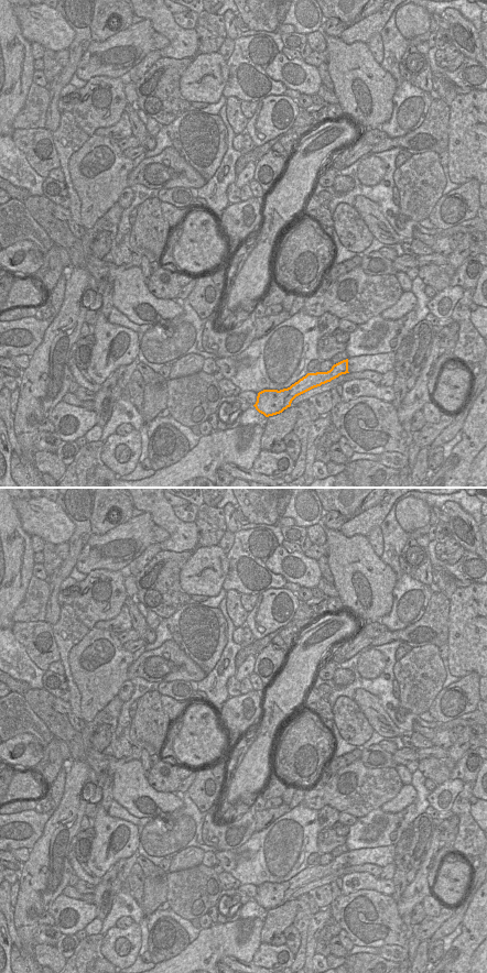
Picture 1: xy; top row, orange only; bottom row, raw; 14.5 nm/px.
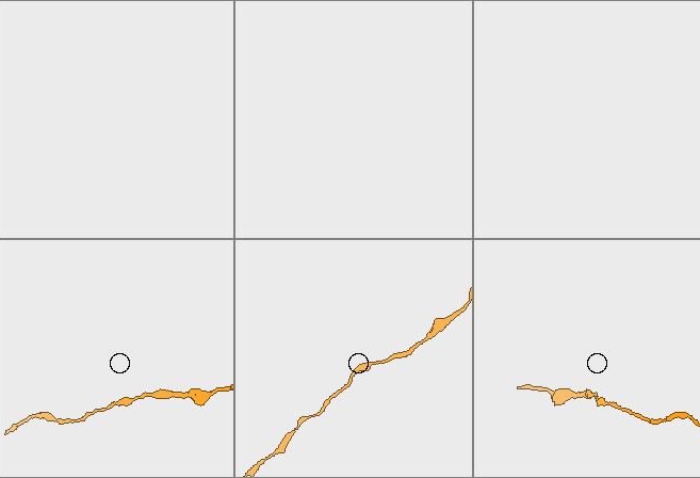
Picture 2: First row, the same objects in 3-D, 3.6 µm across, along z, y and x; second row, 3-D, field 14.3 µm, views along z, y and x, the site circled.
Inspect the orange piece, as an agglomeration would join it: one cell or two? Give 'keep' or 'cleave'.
keep

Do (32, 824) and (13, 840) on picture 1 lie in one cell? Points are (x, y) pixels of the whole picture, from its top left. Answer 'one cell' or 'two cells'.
one cell

